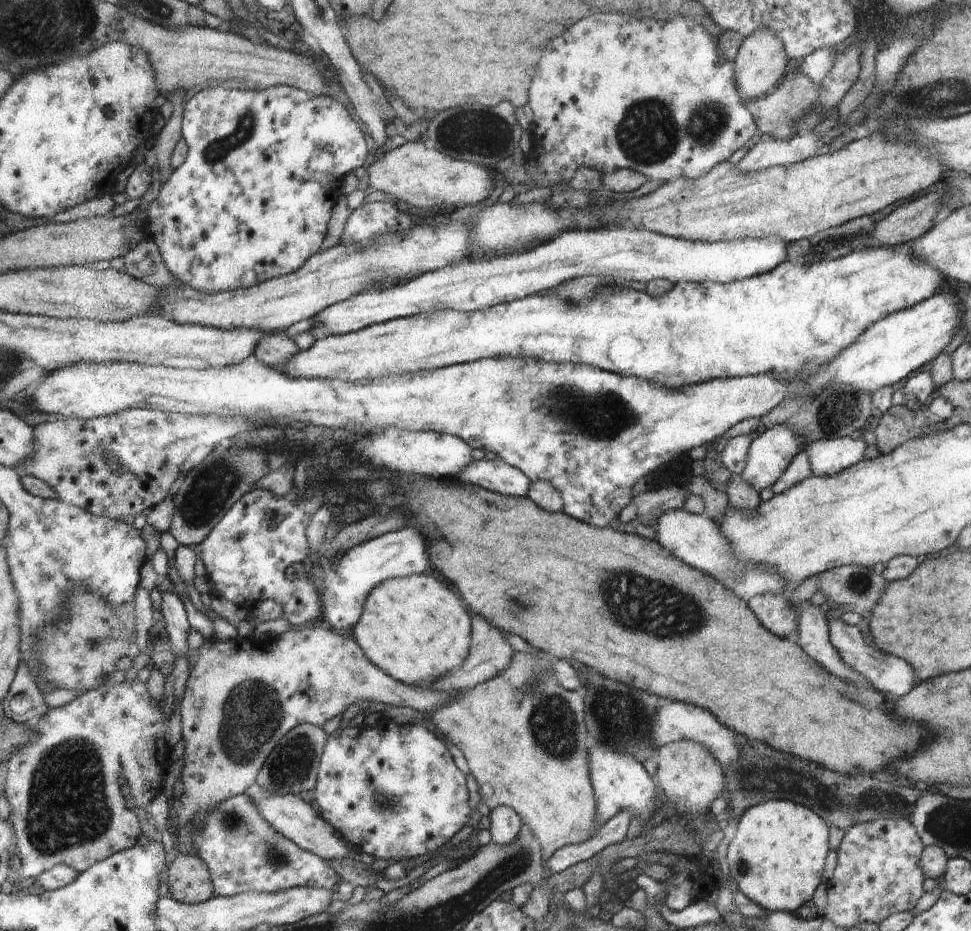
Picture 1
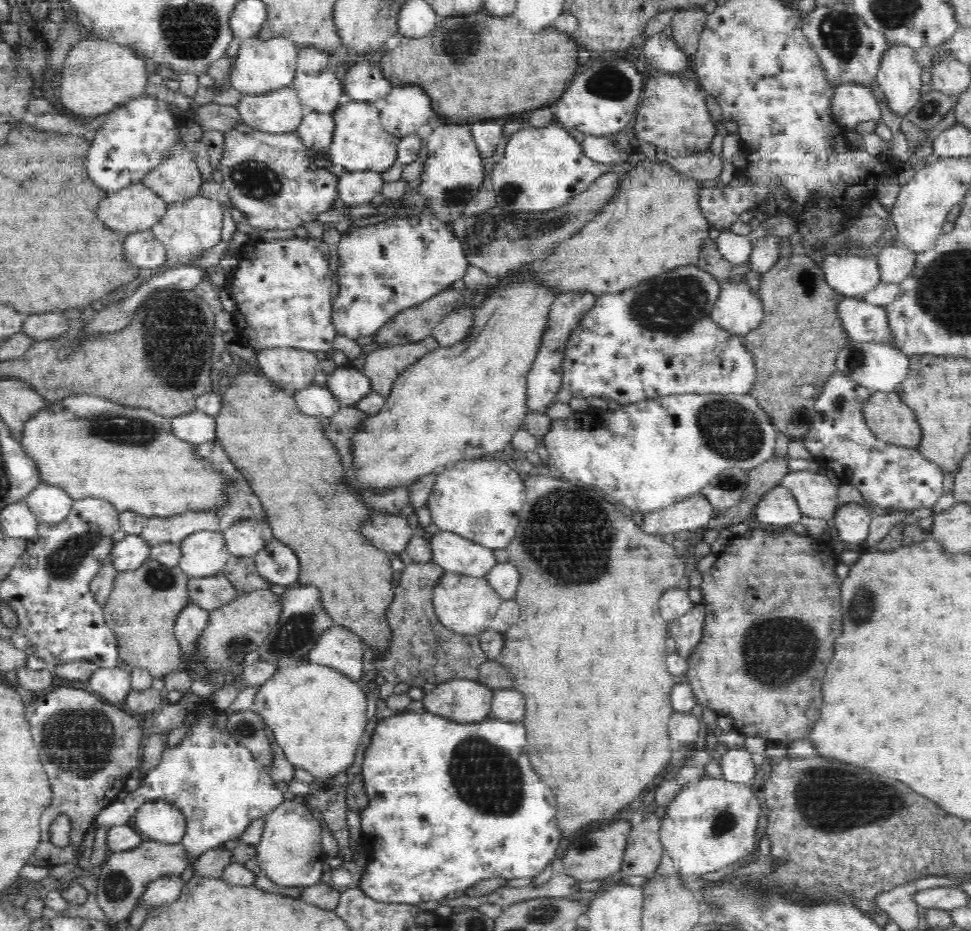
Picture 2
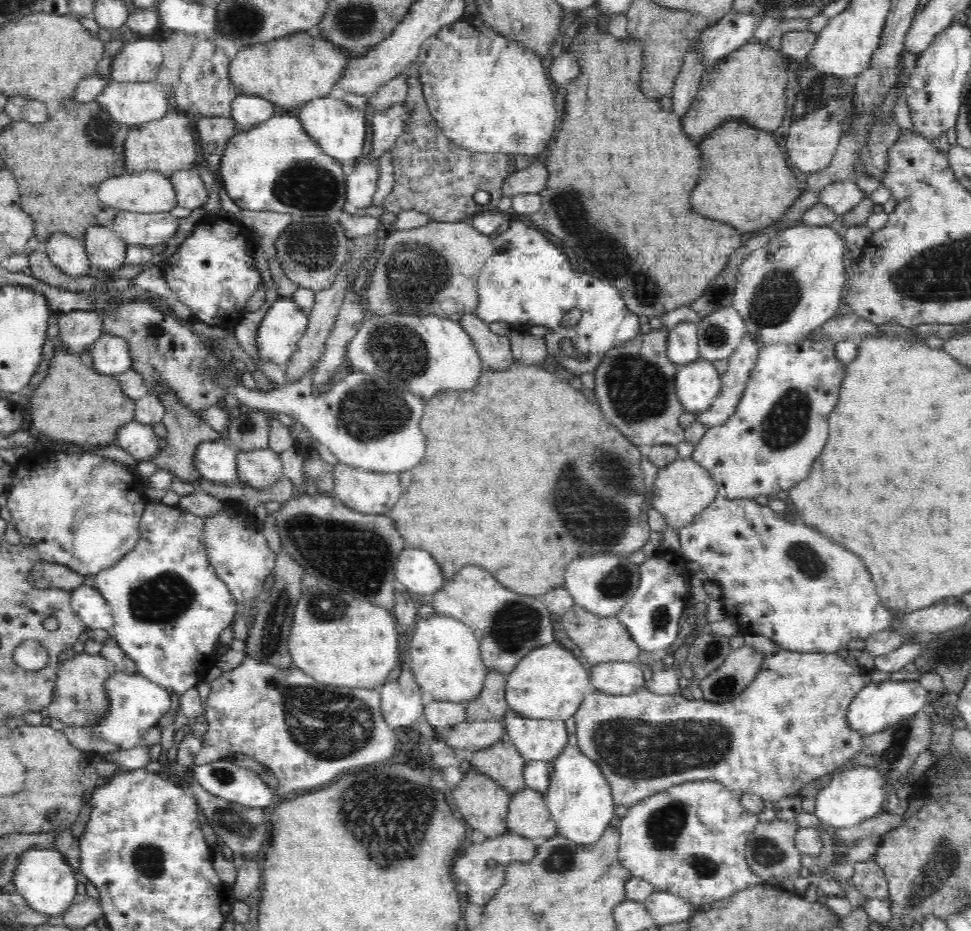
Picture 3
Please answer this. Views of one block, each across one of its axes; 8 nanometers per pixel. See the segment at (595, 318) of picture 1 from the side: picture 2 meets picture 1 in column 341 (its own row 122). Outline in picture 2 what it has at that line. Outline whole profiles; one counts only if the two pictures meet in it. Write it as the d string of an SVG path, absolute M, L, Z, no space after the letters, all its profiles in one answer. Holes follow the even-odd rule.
M351 100L346 105L340 105L331 115L335 121L335 130L328 154L334 165L343 166L347 171L382 173L397 161L399 137L382 128L373 102Z

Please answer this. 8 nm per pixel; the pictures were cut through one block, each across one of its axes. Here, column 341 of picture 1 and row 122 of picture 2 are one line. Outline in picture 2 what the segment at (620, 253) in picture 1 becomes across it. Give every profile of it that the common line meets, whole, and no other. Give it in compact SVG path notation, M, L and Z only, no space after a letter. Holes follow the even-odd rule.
M306 111L296 131L306 148L315 152L325 152L332 142L334 130L335 121L332 115Z

